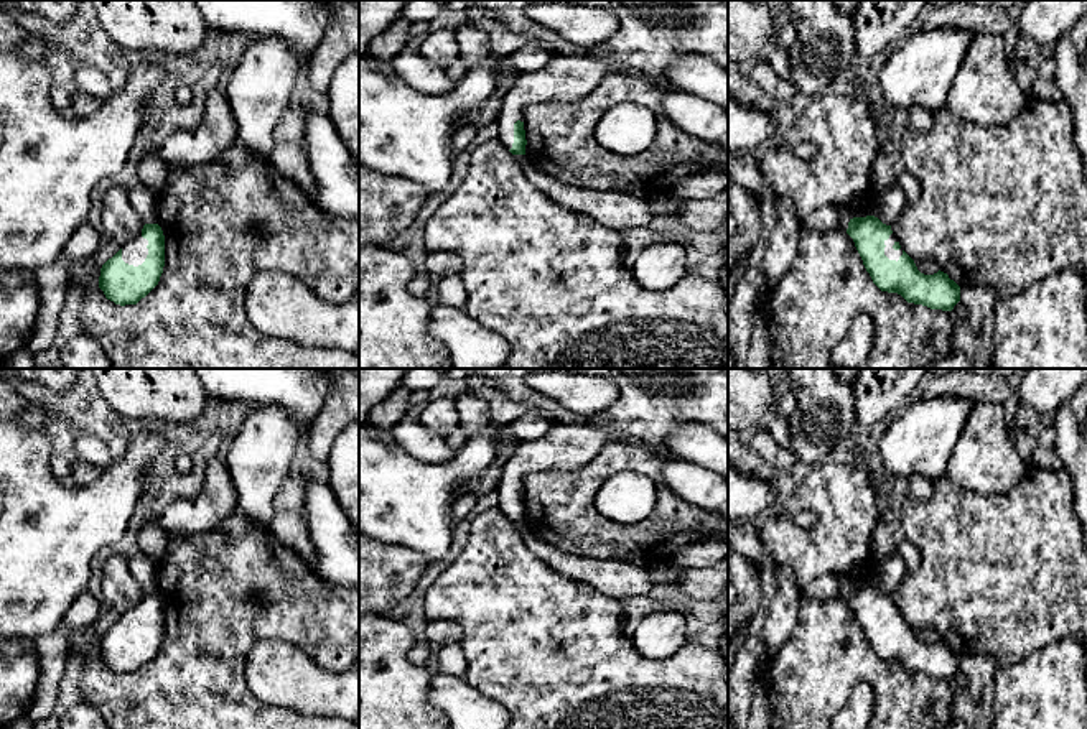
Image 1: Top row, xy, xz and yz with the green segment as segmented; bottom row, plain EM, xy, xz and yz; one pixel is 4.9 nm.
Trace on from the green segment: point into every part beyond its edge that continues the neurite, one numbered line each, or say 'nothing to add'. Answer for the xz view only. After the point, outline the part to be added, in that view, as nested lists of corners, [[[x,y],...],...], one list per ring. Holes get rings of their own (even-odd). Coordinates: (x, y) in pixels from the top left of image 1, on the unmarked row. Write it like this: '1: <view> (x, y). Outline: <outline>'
1: xz (511, 479). Outline: [[[514,457],[507,459],[501,467],[501,479],[497,484],[497,507],[511,518],[514,512],[514,492],[524,489],[524,472],[520,462]]]

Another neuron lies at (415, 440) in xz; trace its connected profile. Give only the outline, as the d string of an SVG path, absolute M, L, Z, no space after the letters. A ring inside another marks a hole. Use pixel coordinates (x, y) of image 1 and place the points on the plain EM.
M404 416L390 428L394 439L422 462L441 464L451 454L446 448L446 439L432 434L418 420Z

